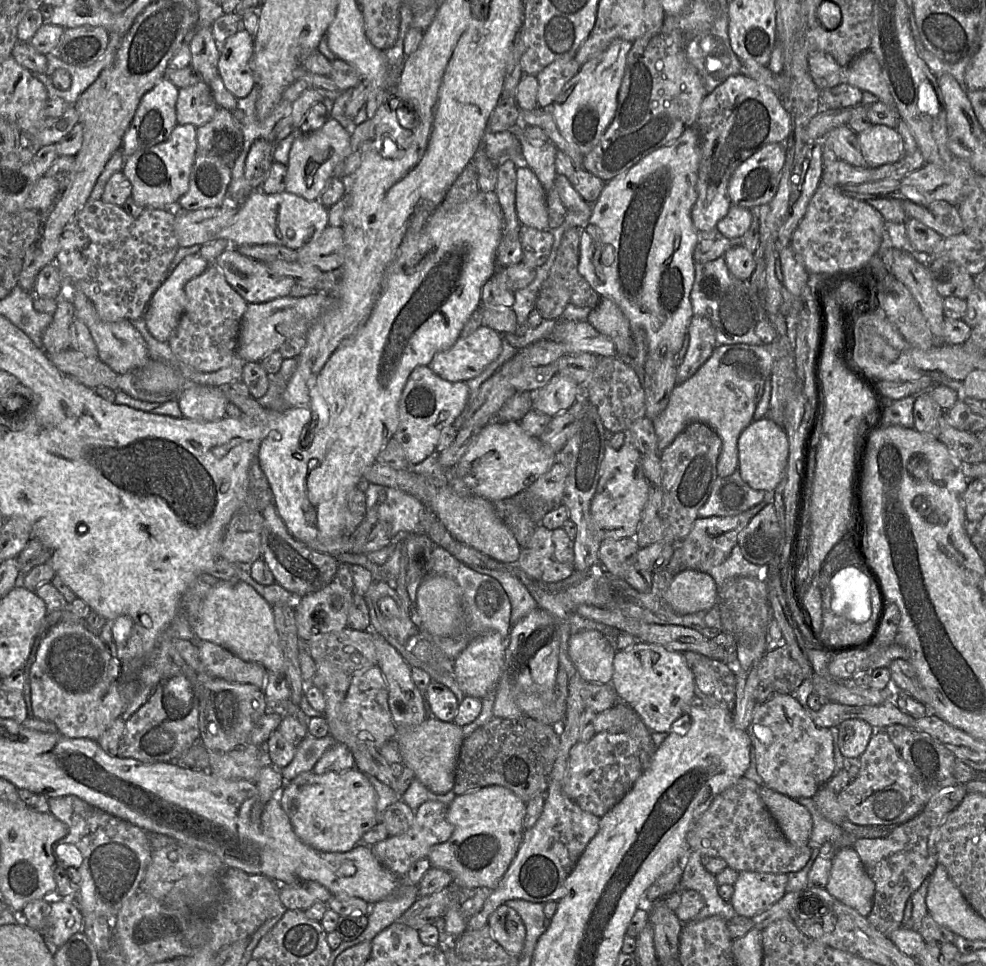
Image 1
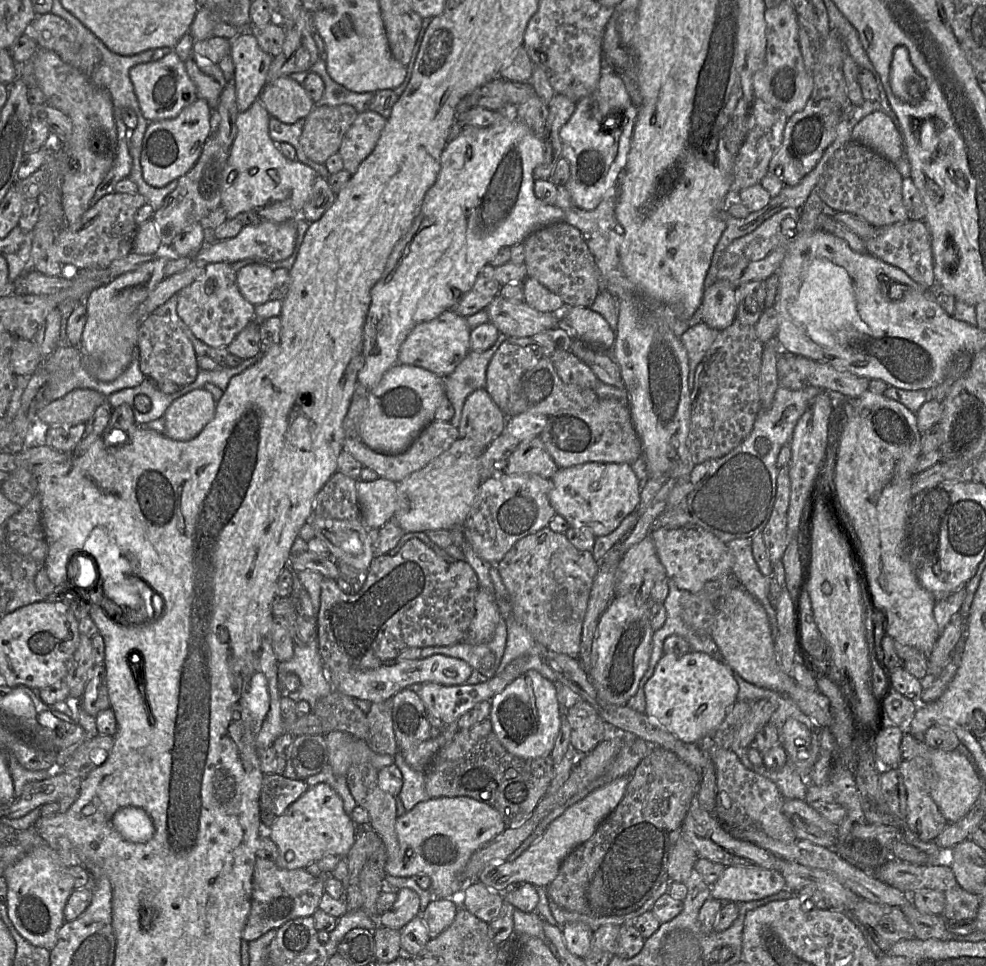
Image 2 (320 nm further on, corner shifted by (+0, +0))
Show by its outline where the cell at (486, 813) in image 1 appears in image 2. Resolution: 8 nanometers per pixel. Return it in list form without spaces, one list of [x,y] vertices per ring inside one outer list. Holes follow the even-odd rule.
[[[470,797],[431,798],[418,803],[412,810],[397,817],[395,831],[399,853],[394,858],[387,858],[385,872],[394,877],[427,875],[431,879],[428,890],[434,899],[456,899],[464,888],[461,873],[472,854],[482,845],[504,832],[506,828],[500,813],[484,802]]]

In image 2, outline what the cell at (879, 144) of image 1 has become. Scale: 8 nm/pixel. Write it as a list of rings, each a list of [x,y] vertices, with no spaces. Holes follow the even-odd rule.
[[[882,110],[860,120],[852,130],[851,140],[869,147],[894,165],[905,154],[904,139]]]

